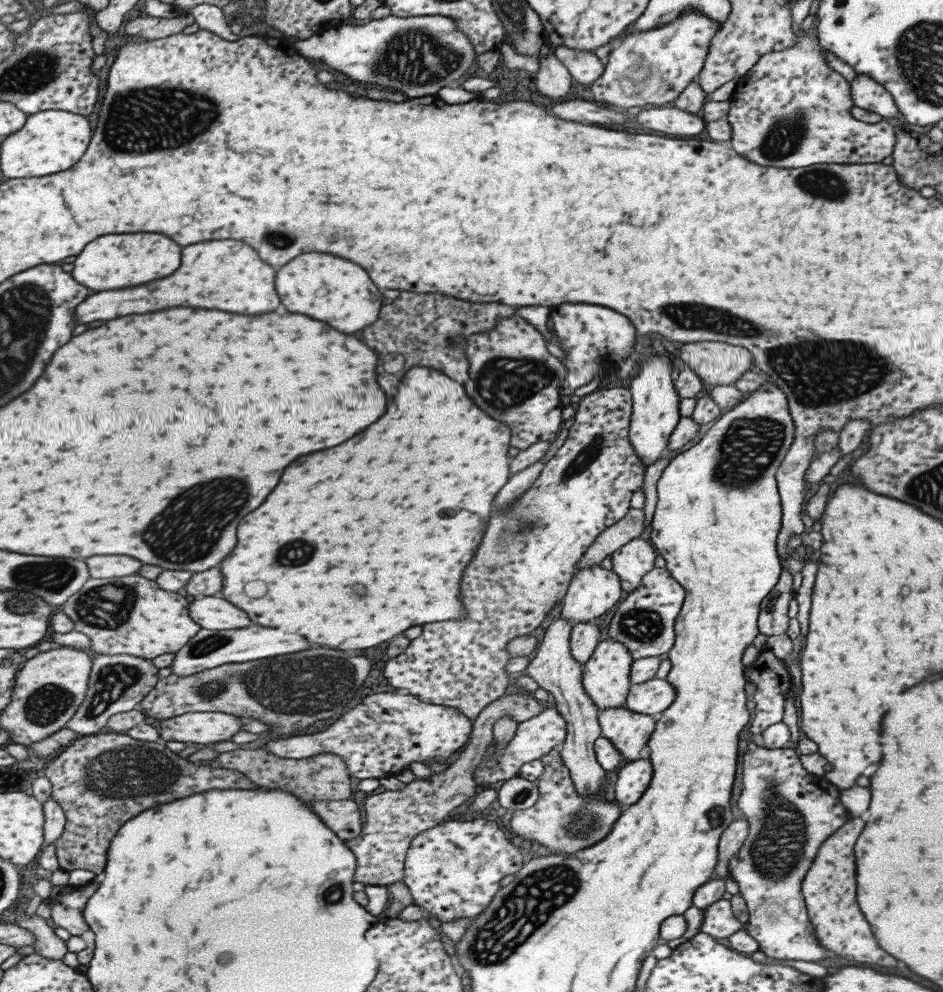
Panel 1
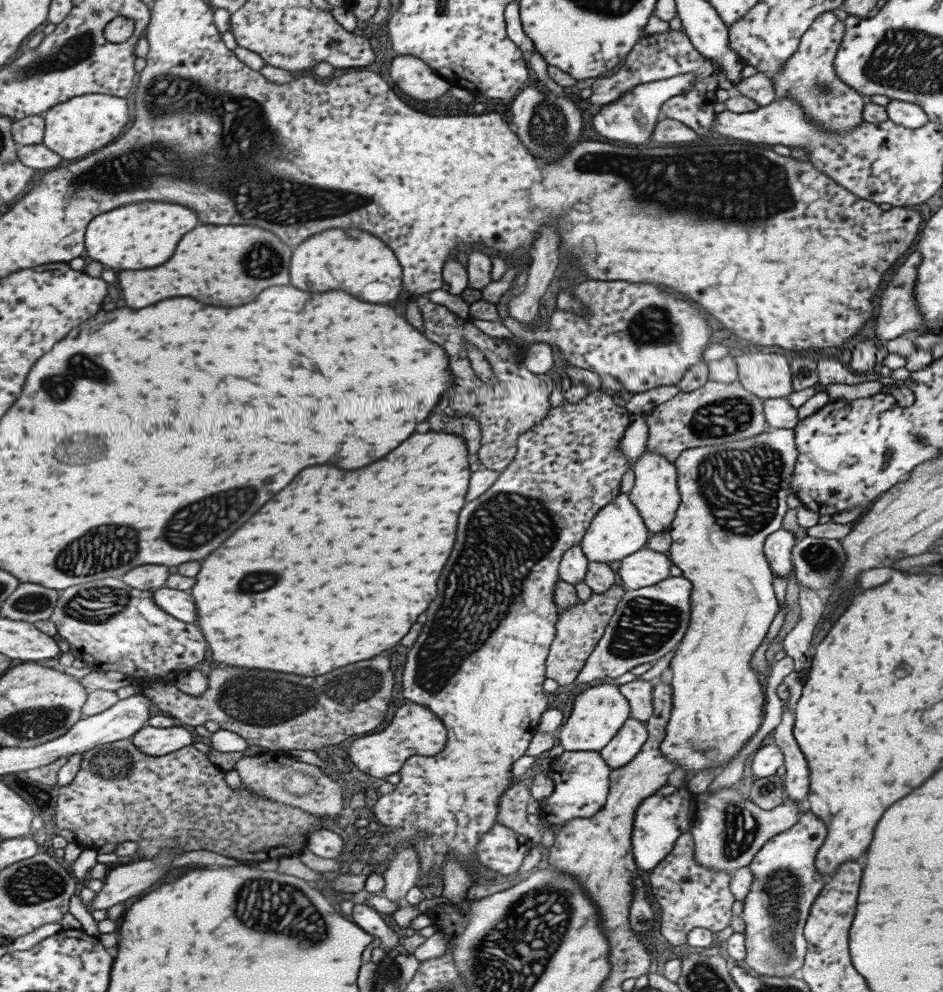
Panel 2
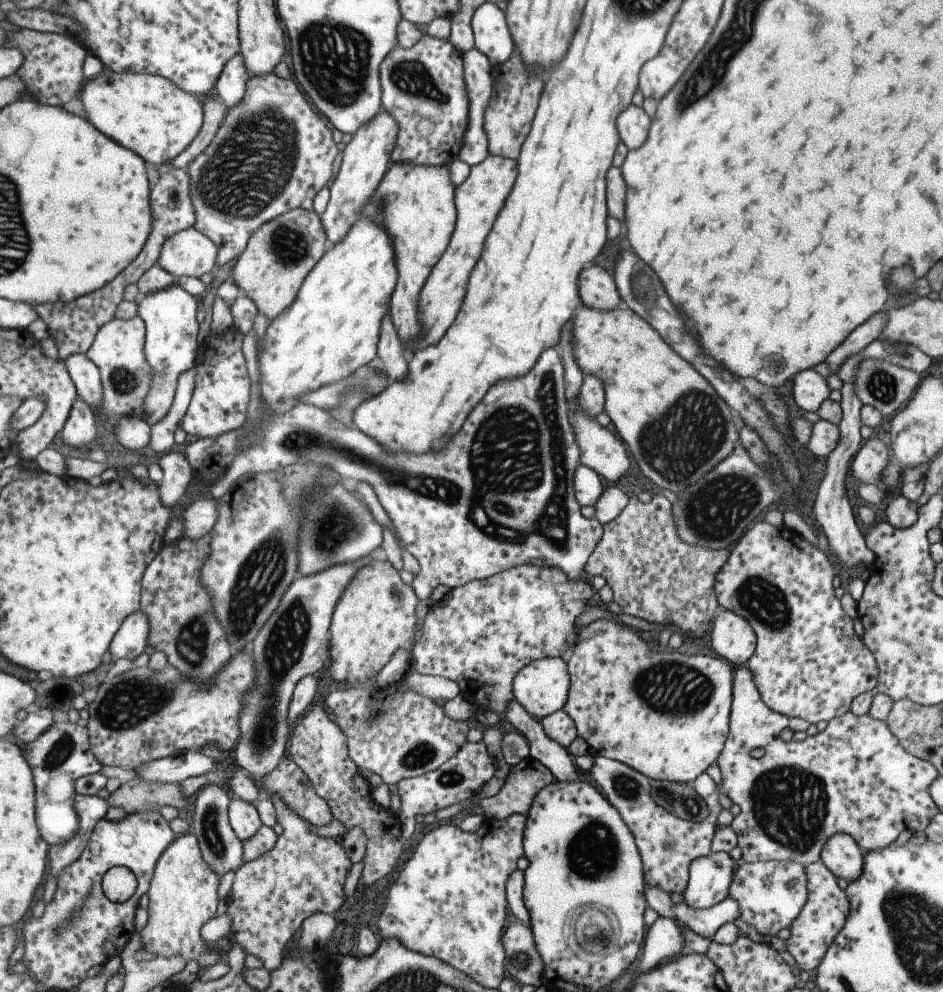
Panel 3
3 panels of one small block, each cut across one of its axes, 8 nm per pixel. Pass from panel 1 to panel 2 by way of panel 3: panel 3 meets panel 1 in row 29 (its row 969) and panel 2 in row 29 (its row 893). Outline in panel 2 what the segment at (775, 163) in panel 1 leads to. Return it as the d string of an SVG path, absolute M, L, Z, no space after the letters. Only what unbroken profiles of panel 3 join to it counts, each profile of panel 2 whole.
M832 11L819 13L807 27L793 55L783 61L781 70L771 74L773 101L781 97L793 97L801 105L803 113L829 133L845 136L862 121L862 108L866 99L849 88L833 72L833 58L845 33L844 23L837 20Z

